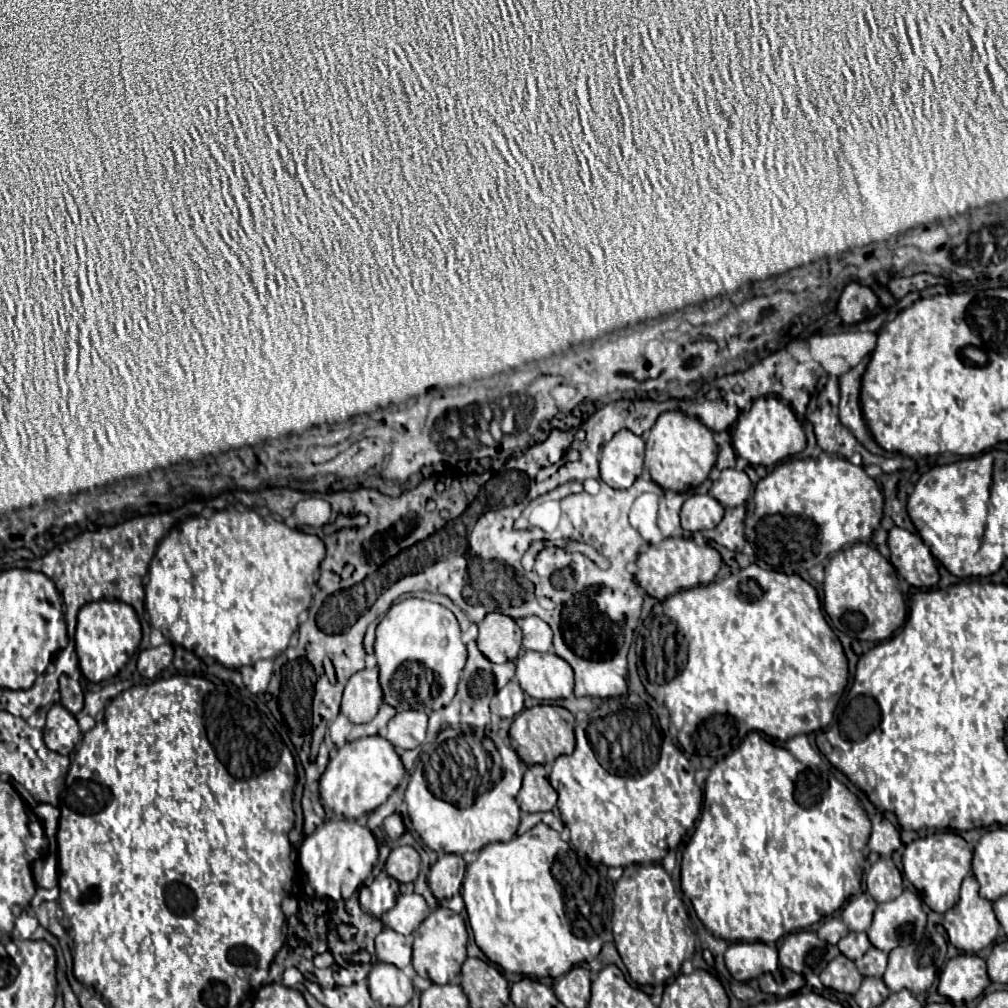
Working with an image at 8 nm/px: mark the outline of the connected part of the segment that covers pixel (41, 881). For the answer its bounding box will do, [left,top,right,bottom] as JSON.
[33,853,59,887]

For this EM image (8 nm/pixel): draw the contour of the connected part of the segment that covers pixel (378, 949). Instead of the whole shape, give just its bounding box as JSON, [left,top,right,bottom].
[375,927,413,969]

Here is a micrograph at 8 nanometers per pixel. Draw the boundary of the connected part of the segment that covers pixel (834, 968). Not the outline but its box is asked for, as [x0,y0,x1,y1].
[819,955,863,993]

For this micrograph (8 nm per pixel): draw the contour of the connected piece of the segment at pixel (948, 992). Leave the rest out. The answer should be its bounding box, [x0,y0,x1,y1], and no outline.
[939,955,989,1003]

